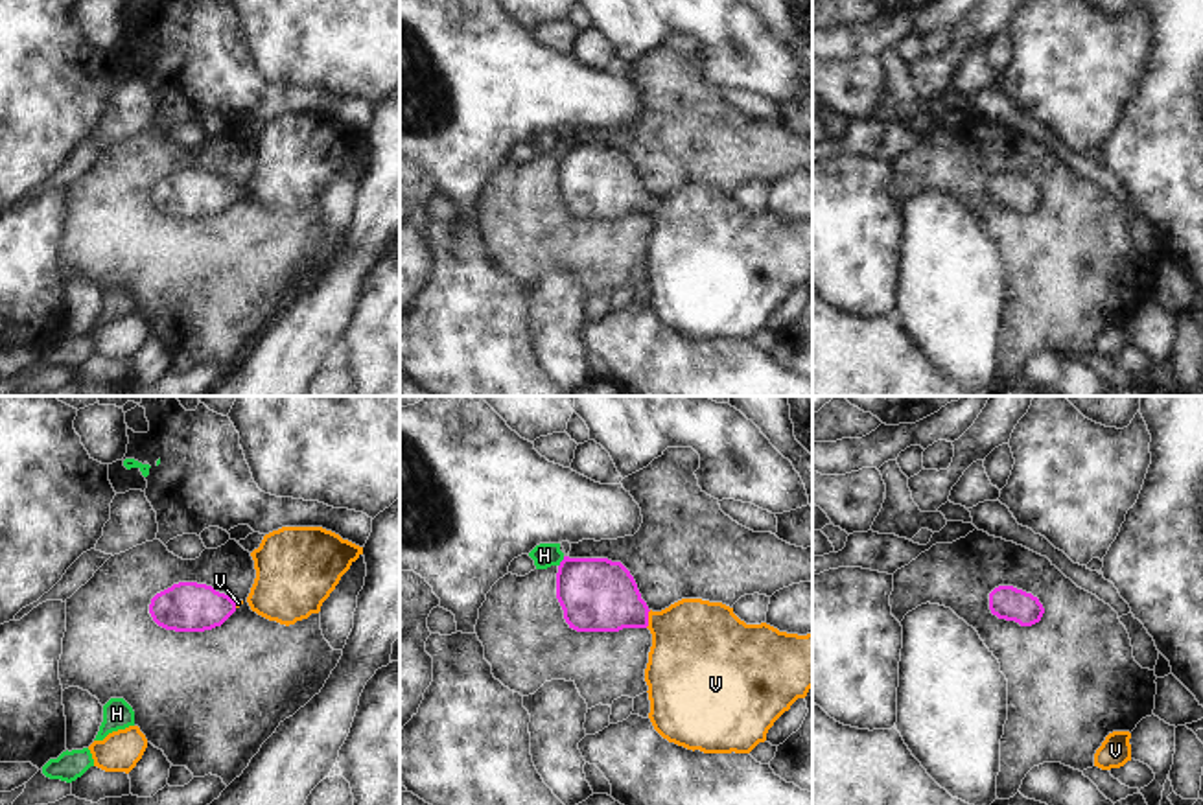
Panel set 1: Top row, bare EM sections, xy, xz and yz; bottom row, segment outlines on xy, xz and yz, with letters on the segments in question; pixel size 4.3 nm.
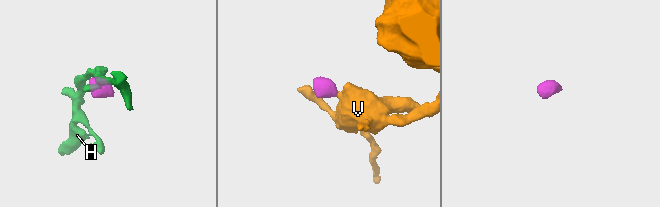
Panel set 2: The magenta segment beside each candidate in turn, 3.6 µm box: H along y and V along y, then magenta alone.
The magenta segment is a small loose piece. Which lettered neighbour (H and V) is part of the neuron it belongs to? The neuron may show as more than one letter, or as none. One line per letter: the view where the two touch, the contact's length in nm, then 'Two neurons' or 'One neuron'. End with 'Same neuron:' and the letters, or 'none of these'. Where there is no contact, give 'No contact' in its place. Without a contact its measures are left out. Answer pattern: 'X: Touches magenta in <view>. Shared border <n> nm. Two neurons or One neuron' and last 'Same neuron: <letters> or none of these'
H: Touches magenta in xz. Shared border 50 nm. Two neurons
V: Touches magenta in xz. Shared border 80 nm. One neuron
Same neuron: V

